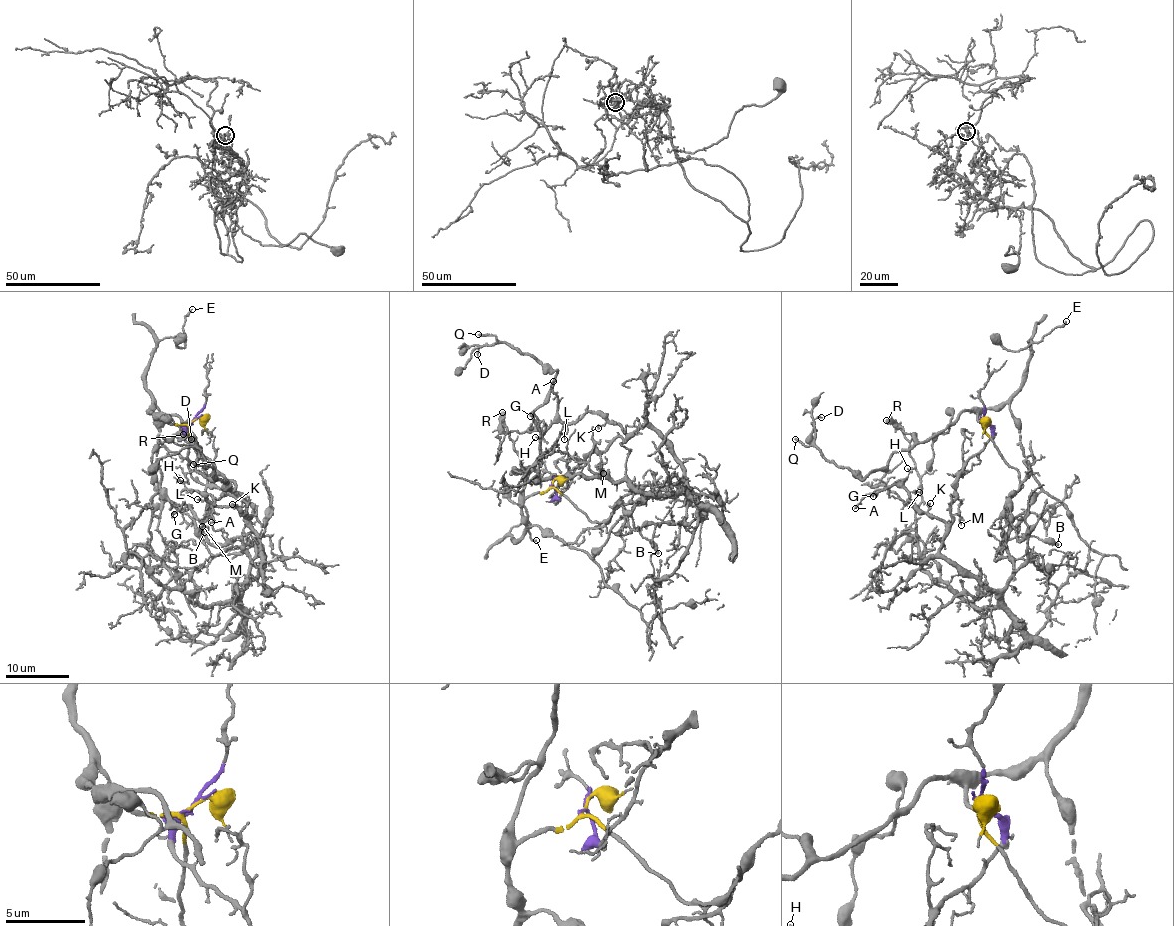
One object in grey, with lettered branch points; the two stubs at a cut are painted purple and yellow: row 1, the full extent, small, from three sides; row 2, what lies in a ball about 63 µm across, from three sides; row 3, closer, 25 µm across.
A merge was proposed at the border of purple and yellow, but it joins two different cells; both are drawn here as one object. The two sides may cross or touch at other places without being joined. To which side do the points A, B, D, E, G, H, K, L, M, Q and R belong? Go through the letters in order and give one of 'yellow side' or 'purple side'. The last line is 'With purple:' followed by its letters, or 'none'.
A: purple side
B: yellow side
D: yellow side
E: yellow side
G: purple side
H: purple side
K: purple side
L: purple side
M: purple side
Q: yellow side
R: yellow side
With purple: A, G, H, K, L, M

